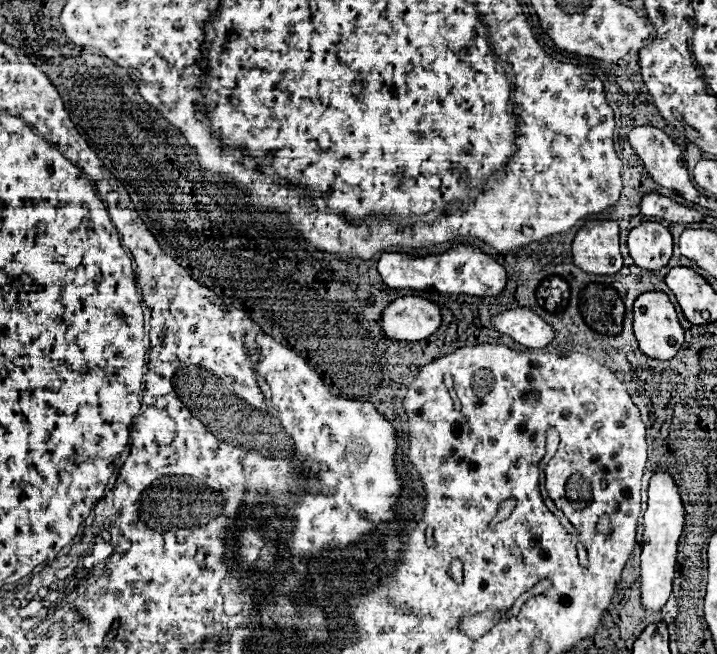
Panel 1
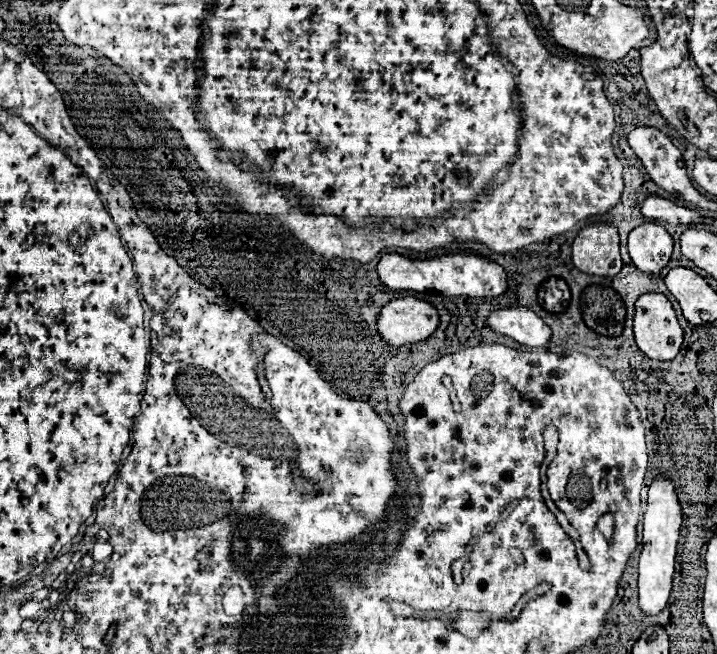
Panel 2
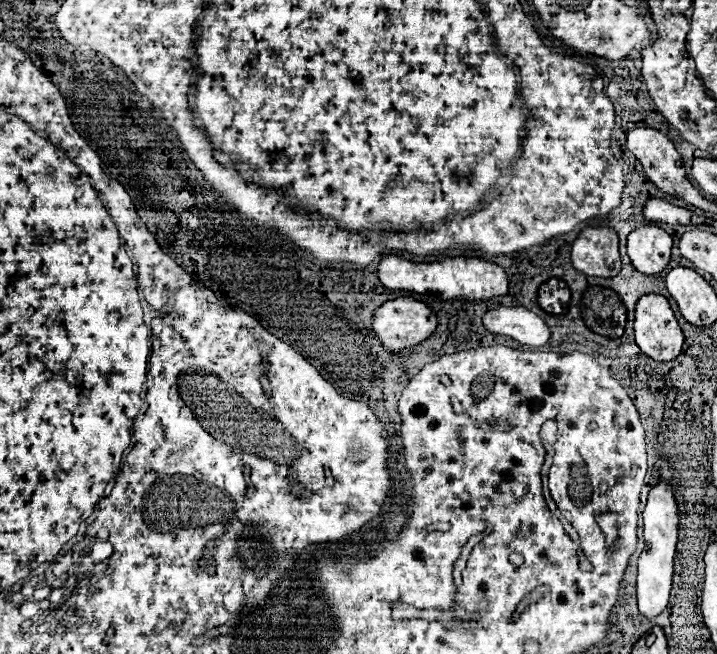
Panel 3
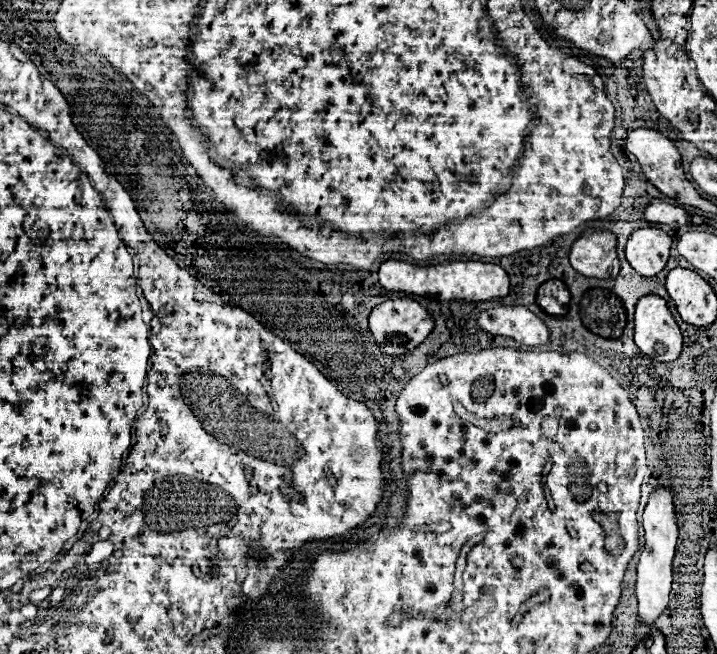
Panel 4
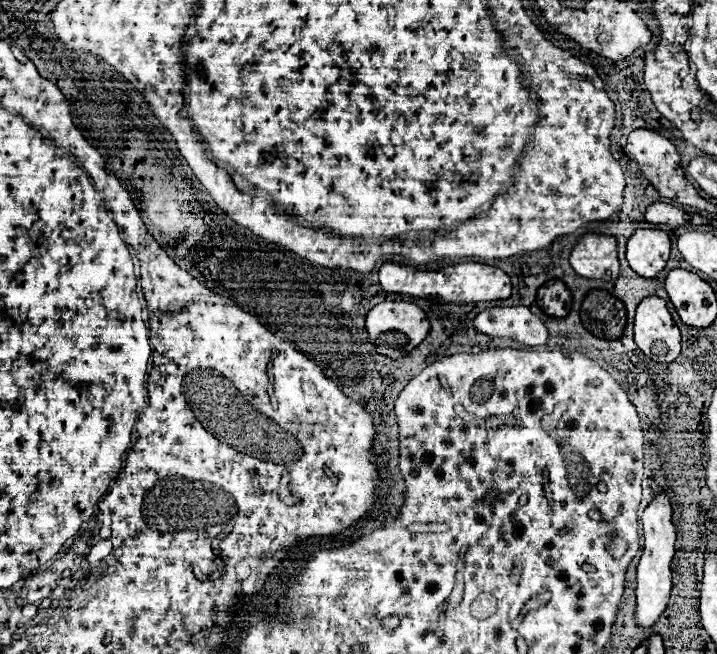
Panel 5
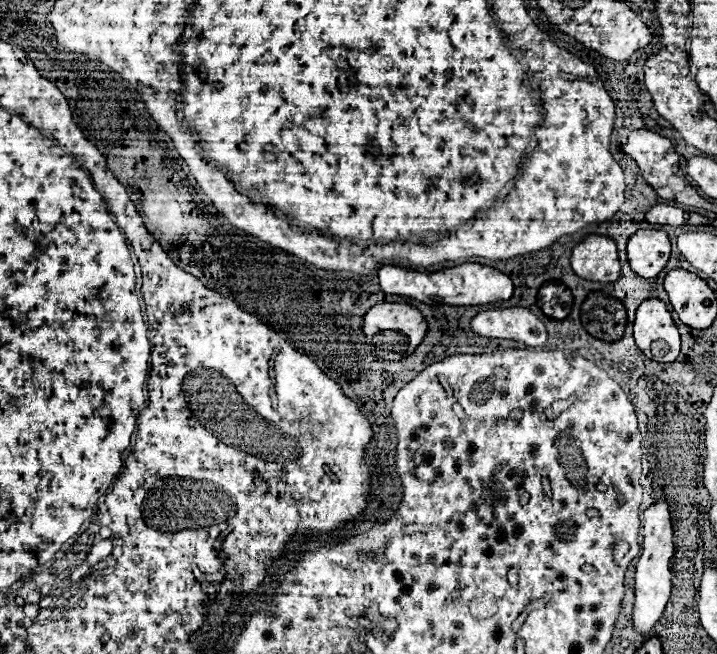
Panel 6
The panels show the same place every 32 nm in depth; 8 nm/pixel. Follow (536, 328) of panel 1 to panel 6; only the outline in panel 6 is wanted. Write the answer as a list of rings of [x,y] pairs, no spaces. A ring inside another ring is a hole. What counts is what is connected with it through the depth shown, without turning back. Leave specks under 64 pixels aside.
[[[504,308],[478,312],[470,328],[476,336],[504,338],[524,342],[528,346],[544,346],[546,328],[528,308]]]

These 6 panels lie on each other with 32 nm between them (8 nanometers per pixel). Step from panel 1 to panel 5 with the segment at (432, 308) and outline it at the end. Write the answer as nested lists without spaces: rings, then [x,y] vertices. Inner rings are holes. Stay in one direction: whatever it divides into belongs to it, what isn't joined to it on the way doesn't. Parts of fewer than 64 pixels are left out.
[[[382,302],[376,304],[366,316],[366,332],[370,336],[370,342],[376,346],[378,354],[392,360],[408,356],[426,338],[428,330],[430,322],[426,314],[412,302]]]

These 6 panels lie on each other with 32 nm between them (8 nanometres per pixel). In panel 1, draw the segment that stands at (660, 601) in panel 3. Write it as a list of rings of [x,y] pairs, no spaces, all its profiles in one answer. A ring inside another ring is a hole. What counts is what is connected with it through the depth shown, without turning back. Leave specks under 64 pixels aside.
[[[658,470],[650,478],[648,486],[648,508],[644,512],[644,538],[640,556],[640,600],[644,610],[658,612],[666,604],[672,592],[672,578],[676,570],[678,538],[684,526],[684,508],[678,494],[678,486],[668,472]]]

